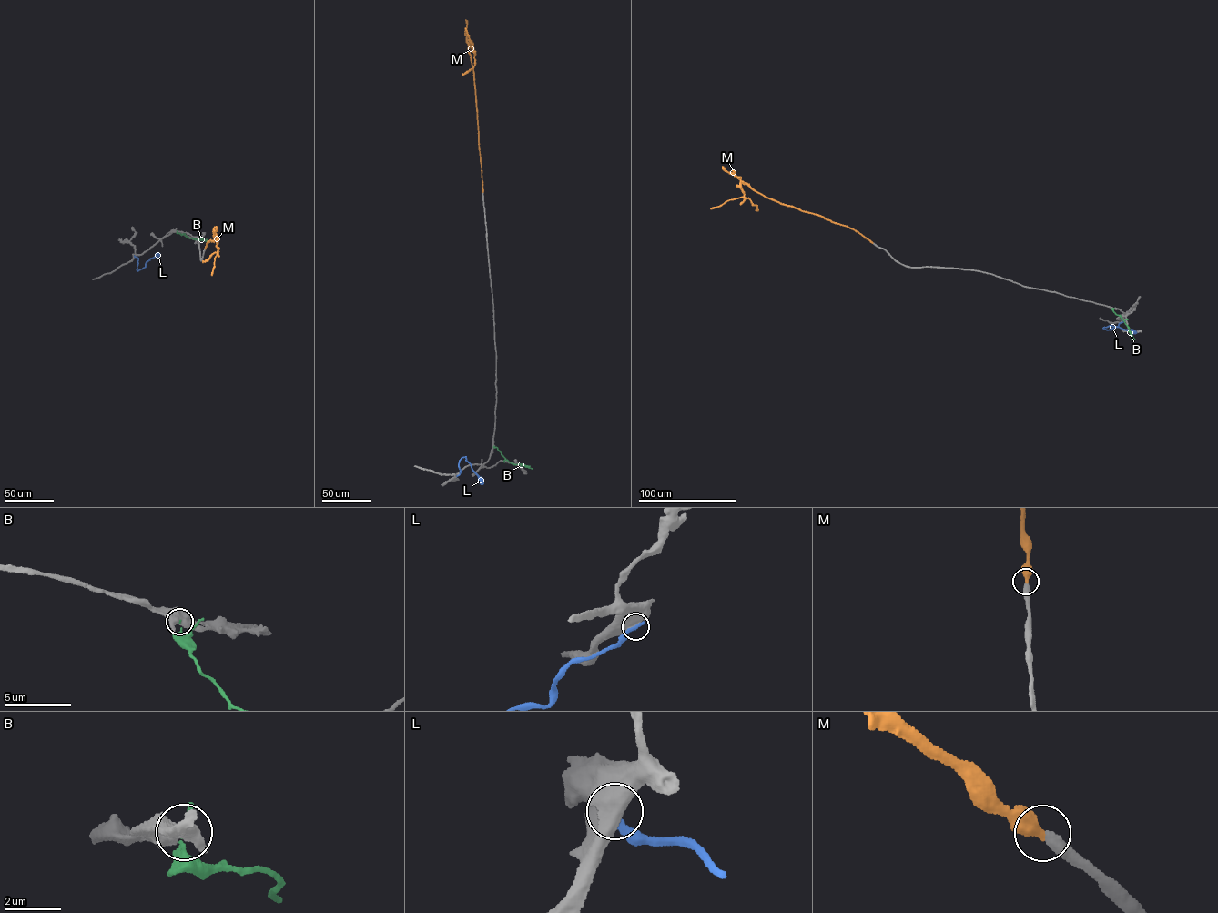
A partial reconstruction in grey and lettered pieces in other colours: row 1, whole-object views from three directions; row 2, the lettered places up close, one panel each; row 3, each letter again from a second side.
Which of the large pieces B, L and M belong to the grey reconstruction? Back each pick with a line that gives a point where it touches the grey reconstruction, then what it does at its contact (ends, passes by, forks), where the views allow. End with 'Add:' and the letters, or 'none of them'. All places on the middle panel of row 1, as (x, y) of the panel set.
M: Touches grey at (482, 192). It ends there
Add: M

